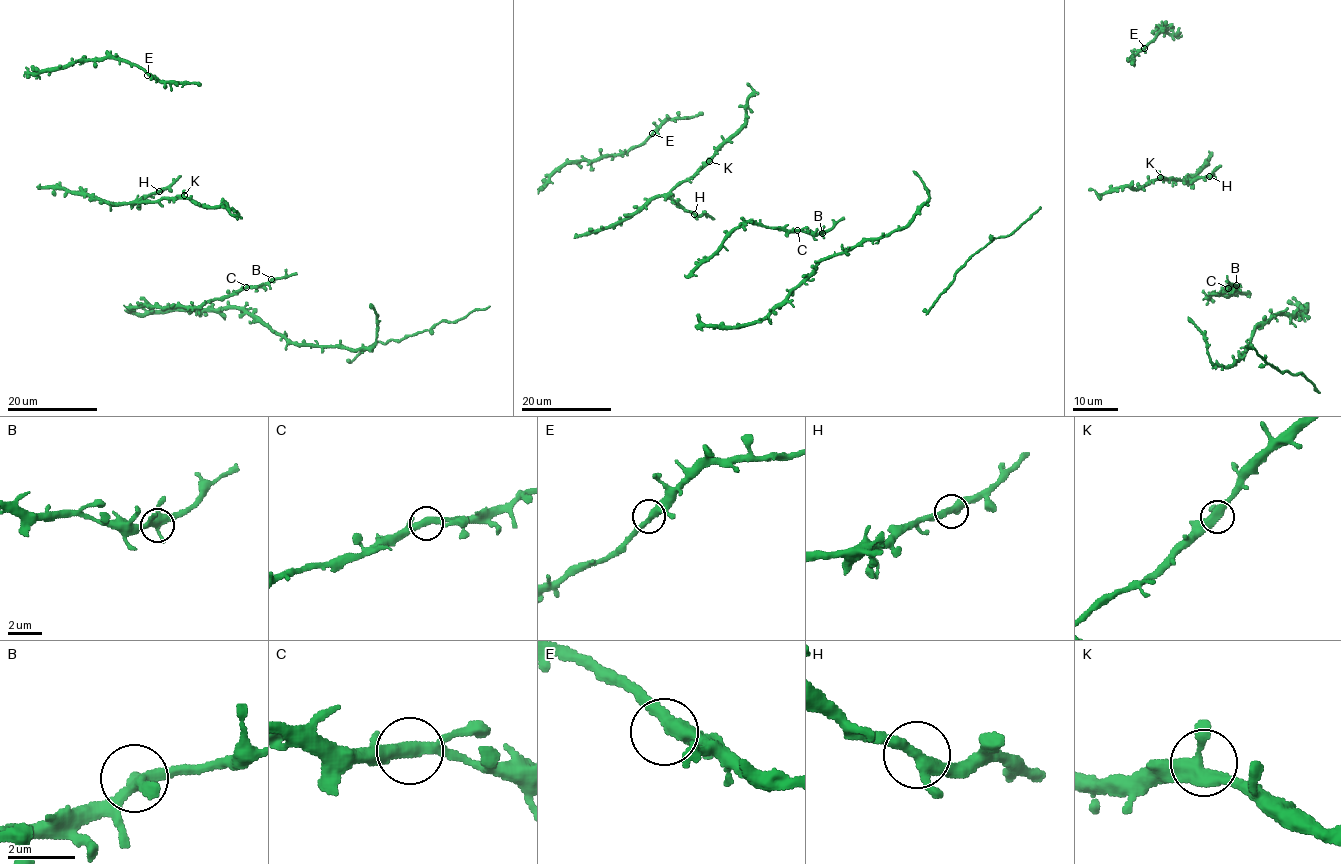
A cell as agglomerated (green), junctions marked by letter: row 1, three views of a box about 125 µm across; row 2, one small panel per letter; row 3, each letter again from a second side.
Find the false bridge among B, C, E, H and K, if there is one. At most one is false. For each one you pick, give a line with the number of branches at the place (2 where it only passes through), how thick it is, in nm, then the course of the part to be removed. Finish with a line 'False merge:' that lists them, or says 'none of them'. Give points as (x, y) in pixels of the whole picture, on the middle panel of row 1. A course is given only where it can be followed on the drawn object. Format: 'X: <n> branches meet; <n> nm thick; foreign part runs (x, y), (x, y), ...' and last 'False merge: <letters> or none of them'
False merge: none of them

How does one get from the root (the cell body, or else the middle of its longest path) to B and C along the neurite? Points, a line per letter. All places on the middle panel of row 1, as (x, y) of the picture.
B: (725, 230), (732, 232), (744, 223), (754, 221), (790, 231), (822, 233)
C: (725, 230), (732, 232), (744, 223), (754, 221), (797, 230)

